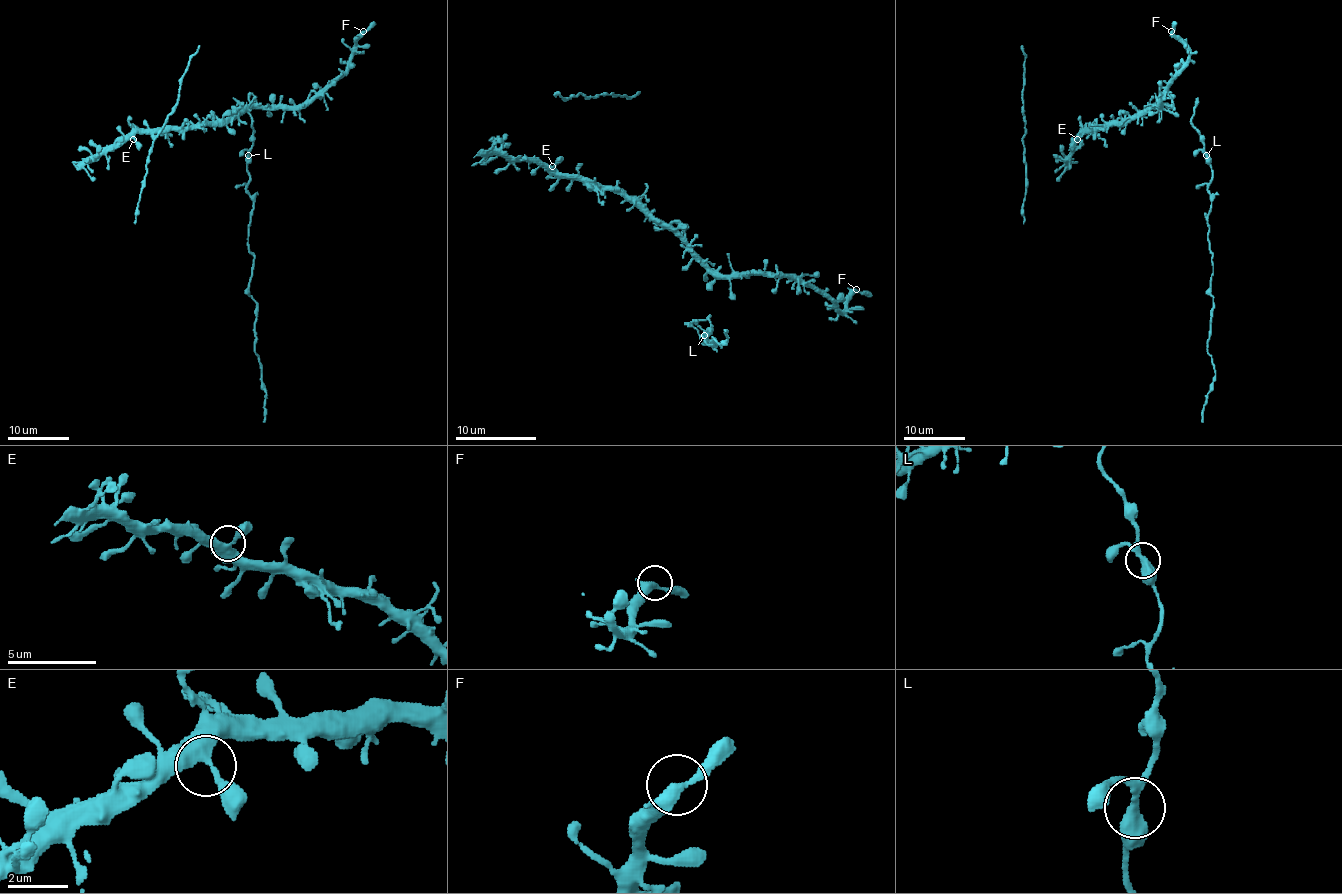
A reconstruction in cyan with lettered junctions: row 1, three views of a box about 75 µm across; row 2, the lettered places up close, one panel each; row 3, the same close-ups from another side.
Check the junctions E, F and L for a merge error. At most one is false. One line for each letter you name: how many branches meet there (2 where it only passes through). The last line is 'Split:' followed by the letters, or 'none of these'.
Split: none of these

